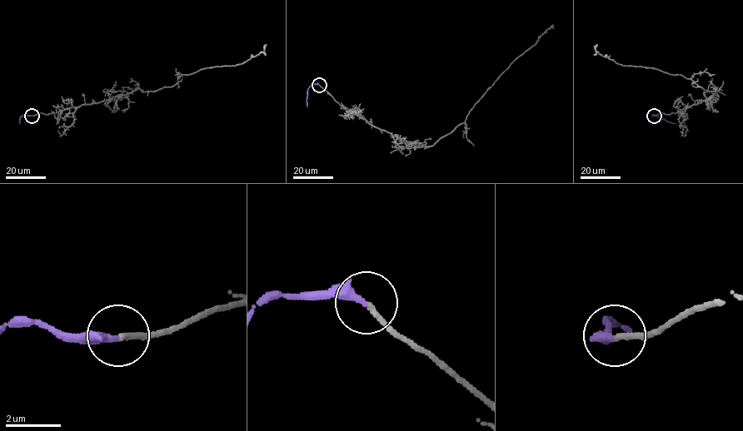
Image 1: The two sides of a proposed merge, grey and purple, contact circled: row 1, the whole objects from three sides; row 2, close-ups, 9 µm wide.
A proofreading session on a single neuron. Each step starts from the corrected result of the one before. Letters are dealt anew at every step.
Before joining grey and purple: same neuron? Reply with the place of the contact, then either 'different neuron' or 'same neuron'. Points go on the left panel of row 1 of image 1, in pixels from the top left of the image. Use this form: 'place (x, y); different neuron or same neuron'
place (32, 116); same neuron

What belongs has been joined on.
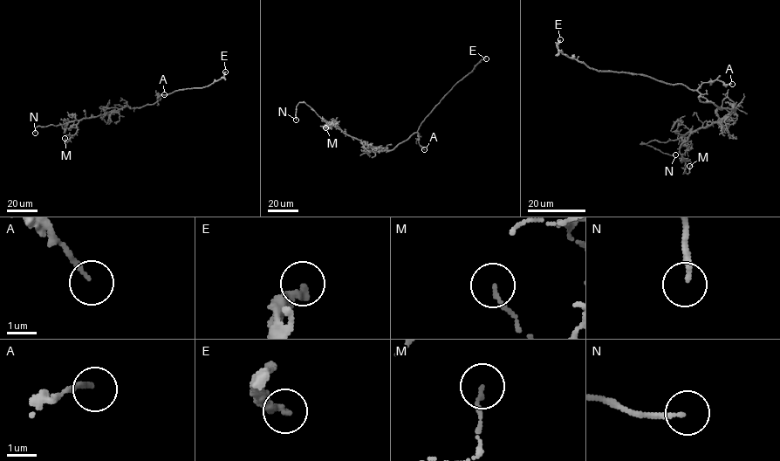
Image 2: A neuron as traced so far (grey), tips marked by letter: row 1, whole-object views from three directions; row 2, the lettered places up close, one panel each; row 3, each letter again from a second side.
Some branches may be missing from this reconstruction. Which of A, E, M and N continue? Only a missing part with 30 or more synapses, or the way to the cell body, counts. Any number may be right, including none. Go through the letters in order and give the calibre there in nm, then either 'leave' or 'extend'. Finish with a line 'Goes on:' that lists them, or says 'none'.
A: calibre 140 nm; leave
E: calibre 360 nm; leave
M: calibre 120 nm; leave
N: calibre 180 nm; extend
Goes on: N

